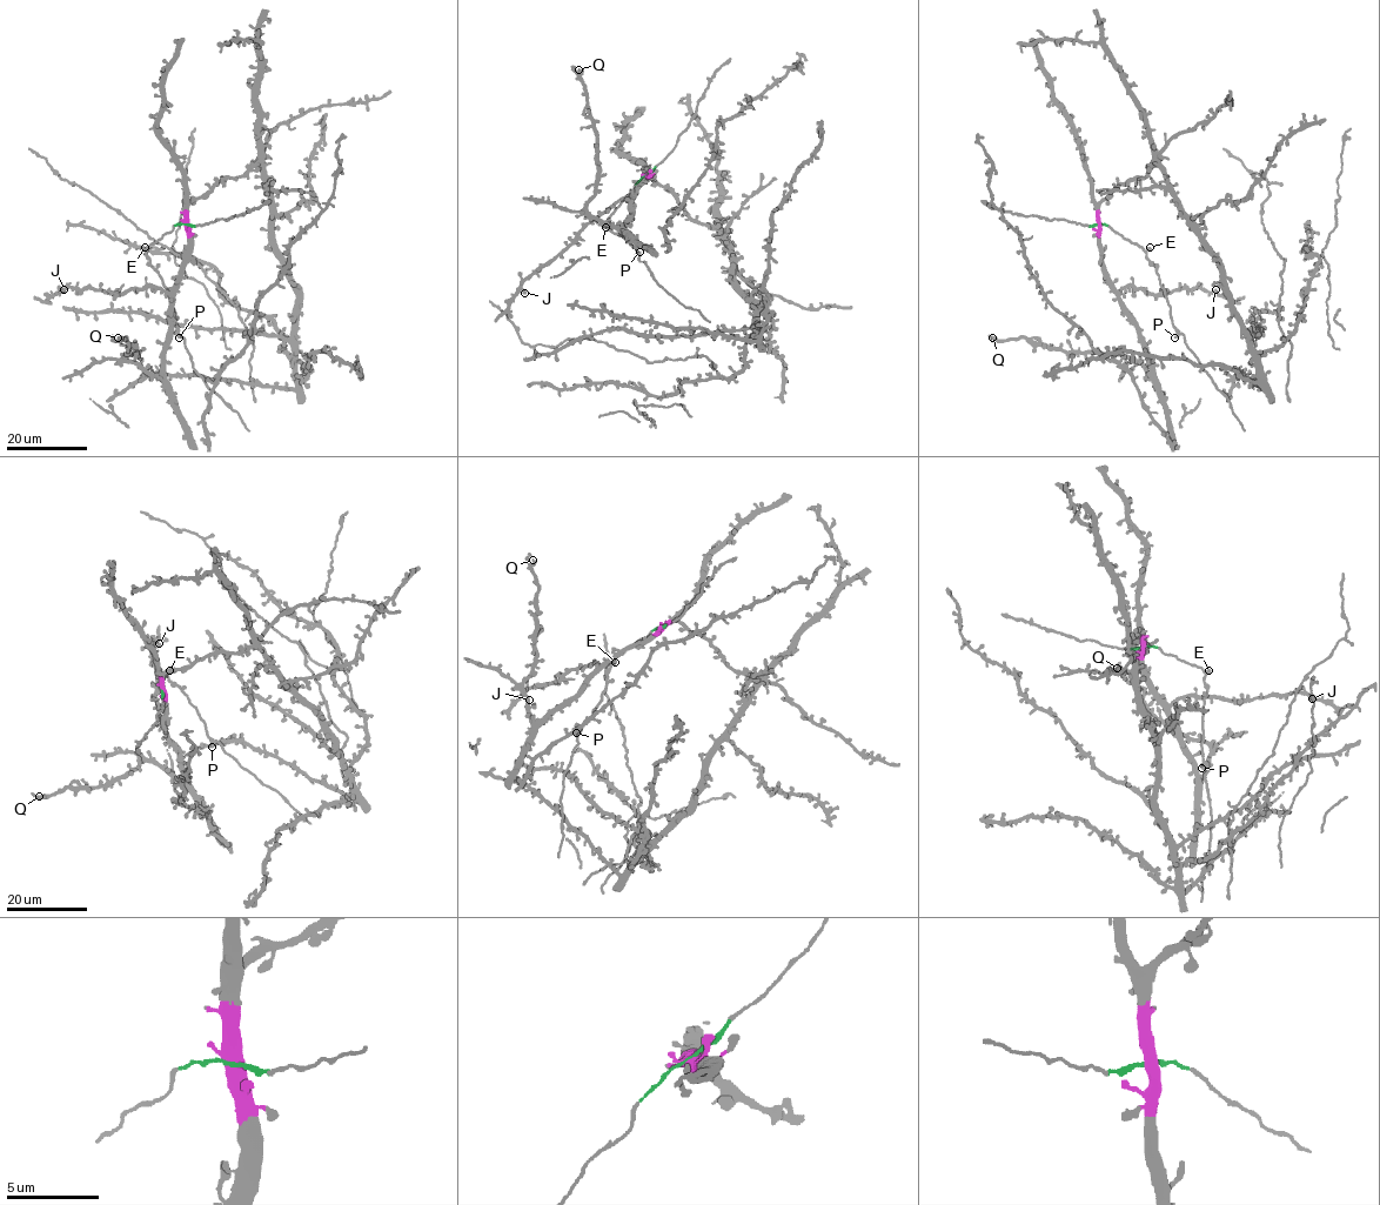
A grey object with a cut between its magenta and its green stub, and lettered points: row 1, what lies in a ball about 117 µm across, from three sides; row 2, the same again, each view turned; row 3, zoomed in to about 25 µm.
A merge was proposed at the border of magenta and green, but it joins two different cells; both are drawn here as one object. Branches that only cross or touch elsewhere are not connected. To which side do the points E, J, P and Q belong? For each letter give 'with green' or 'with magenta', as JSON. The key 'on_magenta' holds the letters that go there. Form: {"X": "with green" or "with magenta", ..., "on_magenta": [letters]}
{"E": "with green", "J": "with magenta", "P": "with green", "Q": "with magenta", "on_magenta": ["J", "Q"]}

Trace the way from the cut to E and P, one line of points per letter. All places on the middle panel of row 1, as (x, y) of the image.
E: (645, 176), (625, 196), (605, 227)
P: (645, 176), (607, 220), (610, 229), (636, 247), (637, 255), (640, 252)

